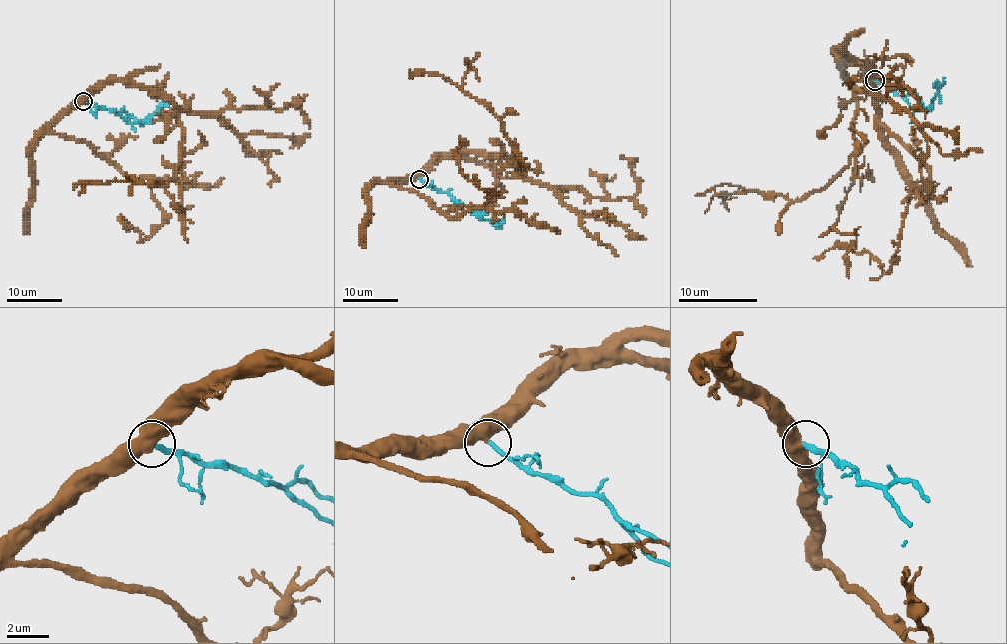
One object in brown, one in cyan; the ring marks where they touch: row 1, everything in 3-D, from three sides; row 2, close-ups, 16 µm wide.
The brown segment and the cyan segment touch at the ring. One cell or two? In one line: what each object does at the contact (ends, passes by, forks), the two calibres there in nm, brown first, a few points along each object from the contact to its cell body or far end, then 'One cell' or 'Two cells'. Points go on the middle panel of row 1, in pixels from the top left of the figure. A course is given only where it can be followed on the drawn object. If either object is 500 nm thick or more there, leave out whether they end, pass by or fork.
At the ring brown passes by. At the ring cyan ends. Thickness 440 nm (brown) against 240 nm. Course of brown: (419, 178), (460, 151), (502, 155), (513, 166), (518, 163), (495, 113), (438, 74), (410, 70). Course of cyan: (419, 178), (448, 192), (477, 215), (493, 223), (502, 220), (505, 223). One cell

